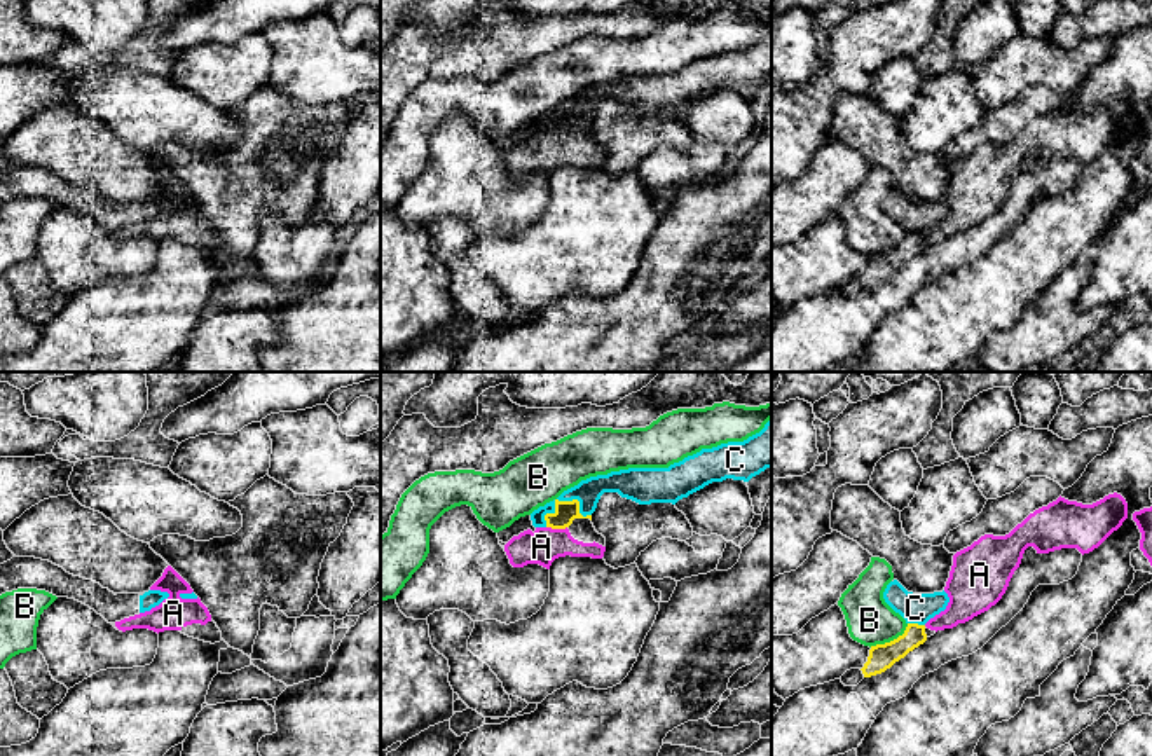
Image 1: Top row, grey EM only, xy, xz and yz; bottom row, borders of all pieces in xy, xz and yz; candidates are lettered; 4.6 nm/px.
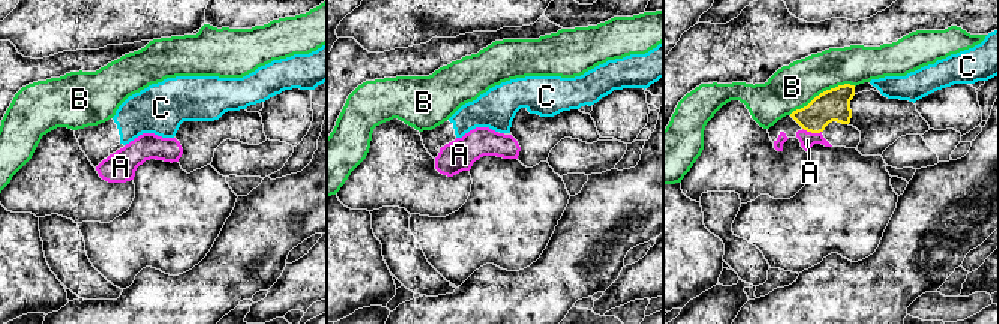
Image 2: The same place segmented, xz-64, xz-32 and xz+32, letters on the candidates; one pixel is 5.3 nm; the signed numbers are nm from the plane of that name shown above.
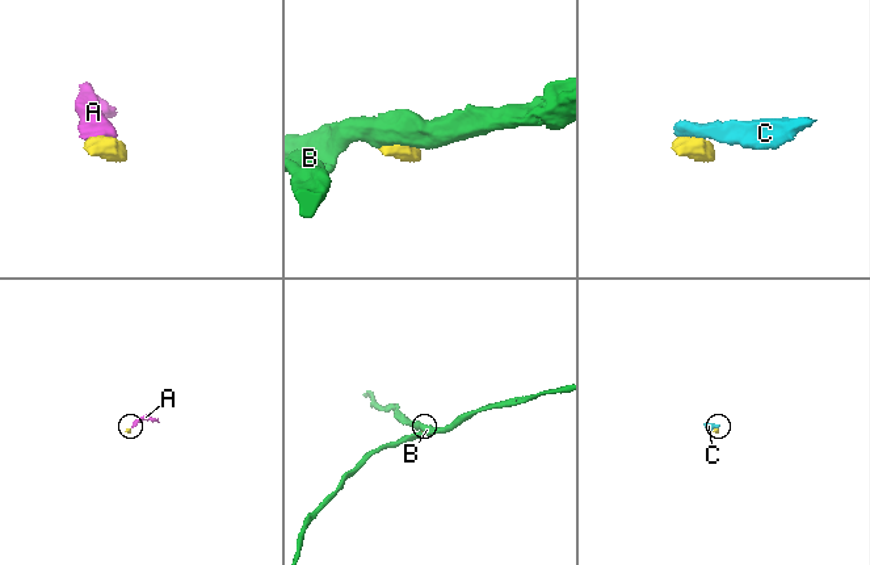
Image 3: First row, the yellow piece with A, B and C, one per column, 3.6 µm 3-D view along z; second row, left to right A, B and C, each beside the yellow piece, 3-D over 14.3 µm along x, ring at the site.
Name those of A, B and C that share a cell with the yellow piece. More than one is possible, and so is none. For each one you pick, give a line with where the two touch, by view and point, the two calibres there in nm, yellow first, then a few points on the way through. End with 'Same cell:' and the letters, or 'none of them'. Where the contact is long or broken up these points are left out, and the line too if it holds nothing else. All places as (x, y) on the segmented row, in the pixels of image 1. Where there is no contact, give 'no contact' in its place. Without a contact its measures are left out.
A: meets yellow in xz at (557, 528); 100 nm thick on the yellow side, 160 nm on the other; runs through xz (566, 512), (557, 528), (541, 547)
Same cell: A

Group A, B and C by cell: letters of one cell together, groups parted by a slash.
A / B / C

